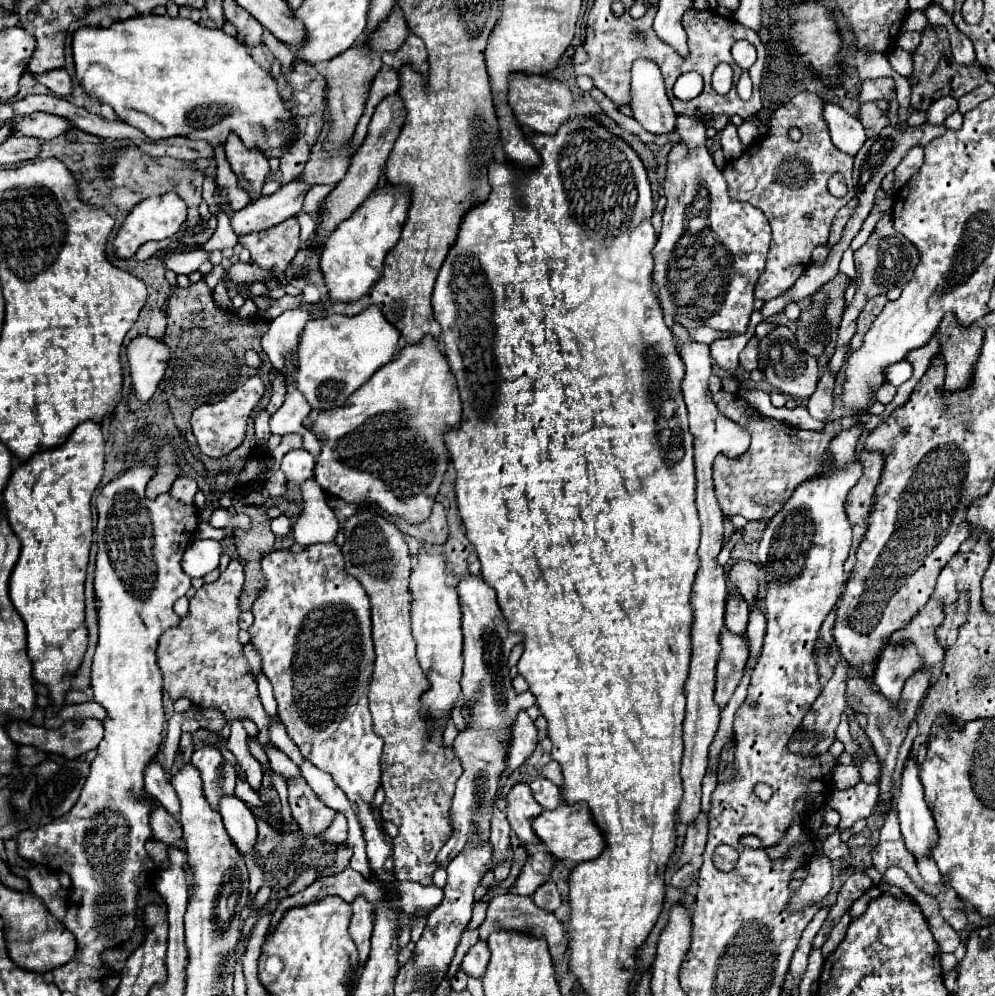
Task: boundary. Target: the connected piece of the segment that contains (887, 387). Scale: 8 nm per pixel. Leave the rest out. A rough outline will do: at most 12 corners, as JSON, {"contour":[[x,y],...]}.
{"contour":[[886,382],[878,392],[876,400],[886,404],[894,398],[896,386]]}

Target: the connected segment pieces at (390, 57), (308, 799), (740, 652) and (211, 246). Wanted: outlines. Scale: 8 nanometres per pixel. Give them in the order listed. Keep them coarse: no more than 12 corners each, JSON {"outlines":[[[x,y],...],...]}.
{"outlines":[[[408,34],[396,52],[382,52],[382,62],[400,68],[408,62],[426,72],[426,48],[416,34]],[[304,778],[288,782],[298,842],[326,830],[336,812]],[[722,630],[714,702],[724,708],[748,660],[744,636]],[[218,210],[218,226],[202,246],[208,252],[228,250],[238,244],[224,210]]]}

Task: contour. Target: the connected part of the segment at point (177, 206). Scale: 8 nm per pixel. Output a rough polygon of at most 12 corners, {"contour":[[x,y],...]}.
{"contour":[[176,192],[146,198],[122,222],[114,254],[174,236],[186,220]]}

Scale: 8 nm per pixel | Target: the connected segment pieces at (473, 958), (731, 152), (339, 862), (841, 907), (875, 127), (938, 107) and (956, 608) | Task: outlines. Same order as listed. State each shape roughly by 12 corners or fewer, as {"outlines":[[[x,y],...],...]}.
{"outlines":[[[478,940],[464,956],[462,970],[482,976],[490,950],[486,940]],[[728,122],[722,130],[722,152],[726,162],[740,158],[746,146]],[[337,845],[335,859],[321,877],[342,872],[350,866],[352,851]],[[852,872],[838,892],[826,922],[812,946],[822,948],[832,926],[858,900],[872,880],[864,872]],[[874,102],[860,106],[858,120],[868,136],[888,126],[884,110]],[[940,98],[926,110],[930,124],[944,124],[956,100]],[[960,592],[954,604],[944,602],[944,622],[936,640],[946,648],[950,630],[968,618],[968,594]]]}

